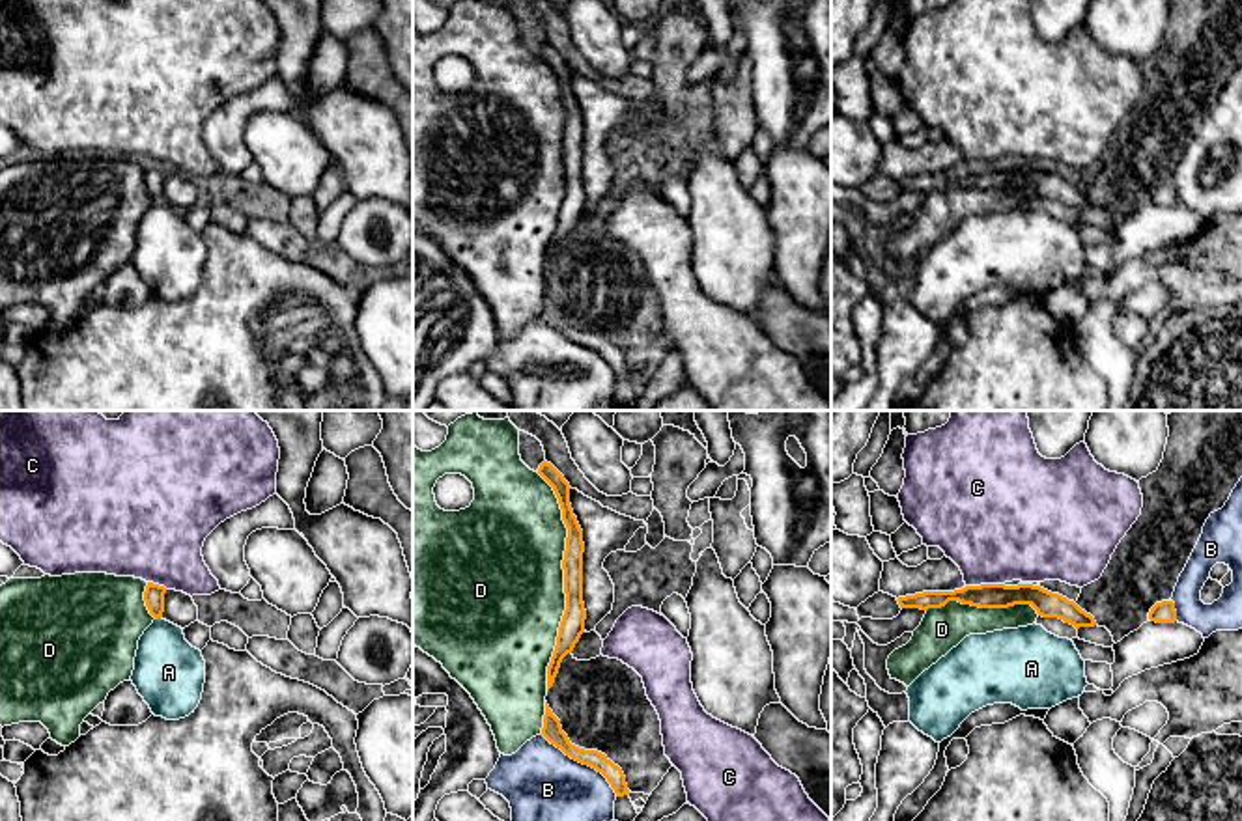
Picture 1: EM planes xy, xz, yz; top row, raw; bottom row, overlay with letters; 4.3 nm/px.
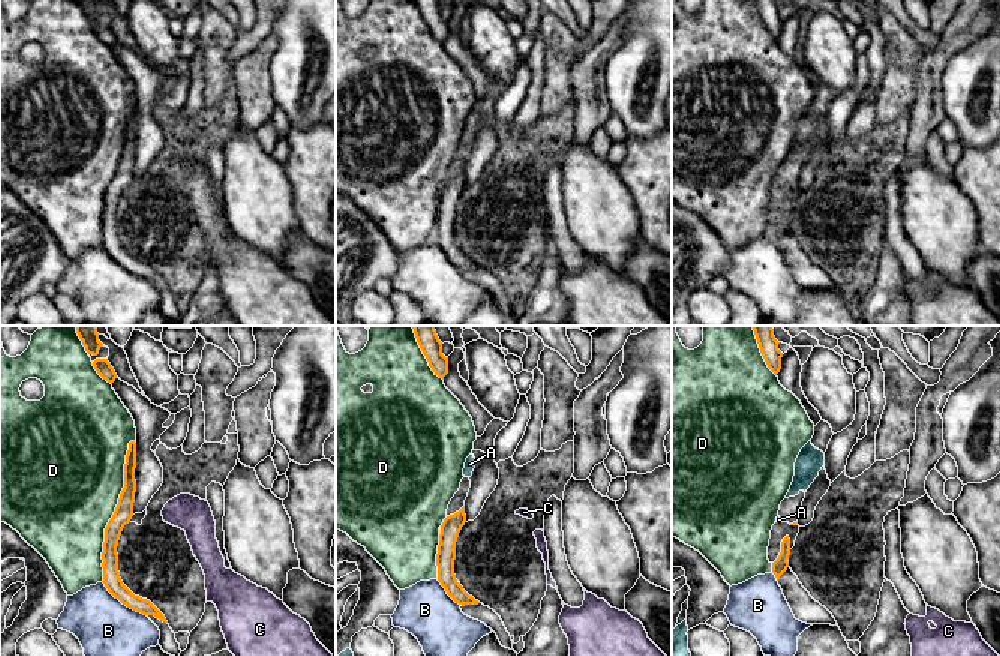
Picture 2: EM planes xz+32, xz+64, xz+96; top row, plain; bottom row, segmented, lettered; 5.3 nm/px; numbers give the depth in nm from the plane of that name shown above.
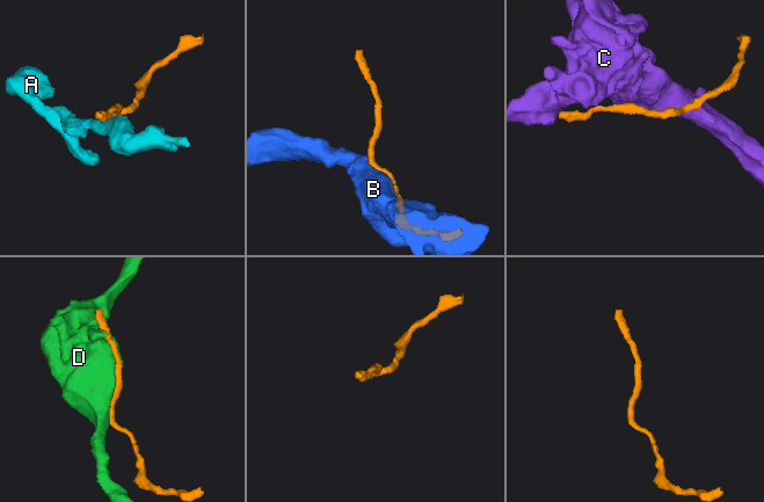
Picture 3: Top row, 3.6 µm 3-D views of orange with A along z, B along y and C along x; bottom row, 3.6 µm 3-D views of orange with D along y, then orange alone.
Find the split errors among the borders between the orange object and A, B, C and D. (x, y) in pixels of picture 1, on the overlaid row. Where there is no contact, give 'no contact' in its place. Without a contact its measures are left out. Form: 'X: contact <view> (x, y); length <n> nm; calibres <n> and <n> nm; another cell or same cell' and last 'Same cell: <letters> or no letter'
A: contact xy (157, 618); length 40 nm; calibres 90 and 300 nm; another cell
B: contact xz (583, 764); length 420 nm; calibres 90 and 320 nm; another cell
C: contact yz (985, 584); length 170 nm; calibres 110 and 460 nm; another cell
D: contact xz (564, 581); length 950 nm; calibres 110 and 500 nm; another cell
Same cell: no letter

